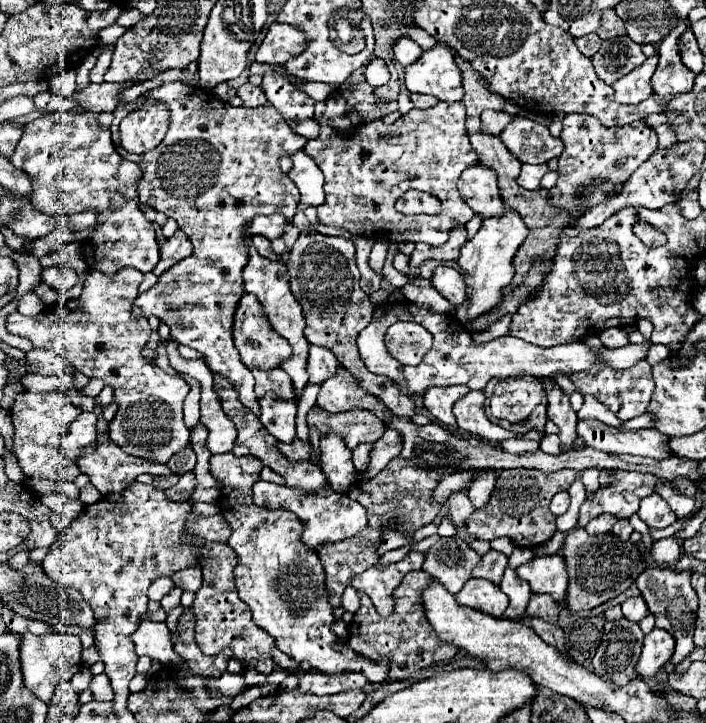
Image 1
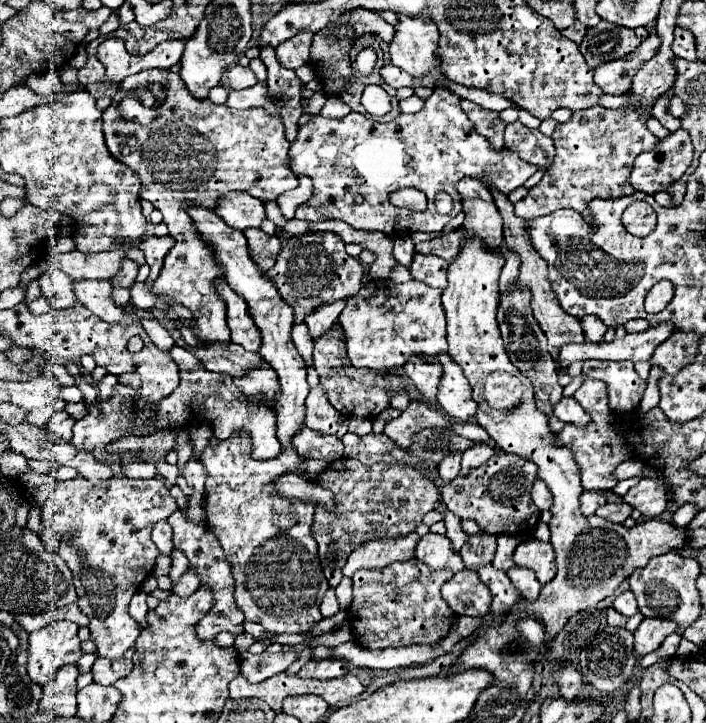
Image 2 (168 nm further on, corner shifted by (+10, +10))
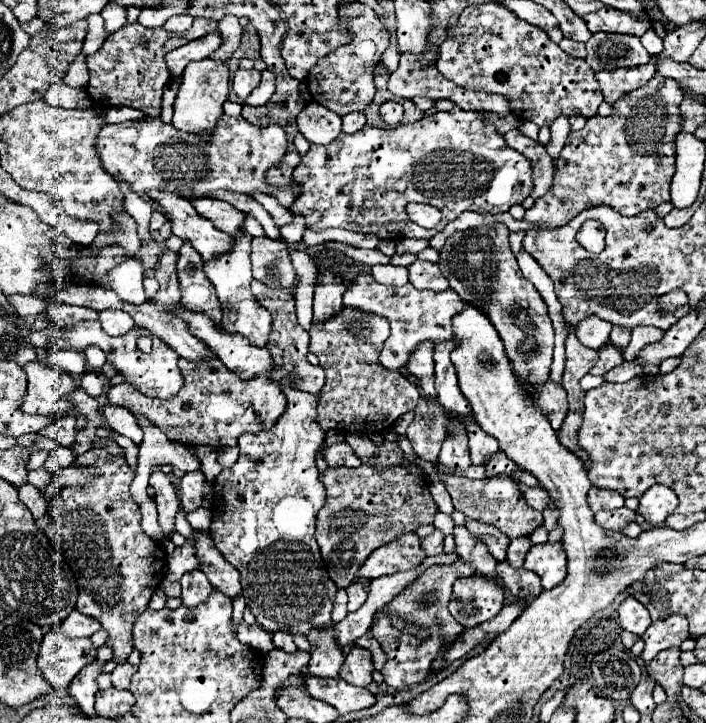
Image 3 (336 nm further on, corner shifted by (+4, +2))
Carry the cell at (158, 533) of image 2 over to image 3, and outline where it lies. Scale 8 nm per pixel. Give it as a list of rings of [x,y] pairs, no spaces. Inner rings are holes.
[[[154,470],[150,476],[150,486],[156,490],[156,506],[158,506],[158,524],[162,528],[164,540],[170,540],[174,534],[174,516],[180,510],[180,502],[176,496],[176,488],[162,470]]]

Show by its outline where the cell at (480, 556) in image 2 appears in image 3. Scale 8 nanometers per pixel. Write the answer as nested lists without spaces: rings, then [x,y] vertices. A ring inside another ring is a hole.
[[[466,520],[466,528],[470,534],[474,534],[476,540],[484,542],[488,546],[488,552],[498,560],[498,562],[504,562],[506,558],[506,548],[508,548],[508,538],[494,526],[490,524],[482,524],[482,522],[476,522],[476,520]]]

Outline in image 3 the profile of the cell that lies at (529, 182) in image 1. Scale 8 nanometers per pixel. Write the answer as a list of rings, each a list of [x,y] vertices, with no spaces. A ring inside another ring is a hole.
[[[454,106],[450,112],[434,112],[432,116],[424,116],[414,124],[404,124],[398,128],[372,128],[366,124],[354,134],[340,132],[330,144],[312,144],[292,174],[294,184],[302,186],[302,194],[290,206],[290,212],[306,216],[306,226],[314,232],[322,232],[326,228],[344,228],[352,232],[374,234],[380,240],[392,242],[398,242],[400,238],[430,240],[438,230],[466,210],[480,214],[502,214],[508,212],[510,206],[522,204],[534,186],[530,168],[530,160],[510,148],[492,124],[482,122],[482,112],[466,112]],[[408,202],[436,206],[442,212],[442,222],[438,228],[426,230],[414,224],[406,214]]]

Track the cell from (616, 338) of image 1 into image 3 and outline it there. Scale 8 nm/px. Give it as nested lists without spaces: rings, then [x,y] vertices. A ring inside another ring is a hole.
[[[588,316],[588,318],[582,320],[574,330],[576,330],[578,340],[580,340],[584,346],[598,350],[600,346],[608,344],[612,324],[600,320],[600,318],[596,318],[596,316]]]

